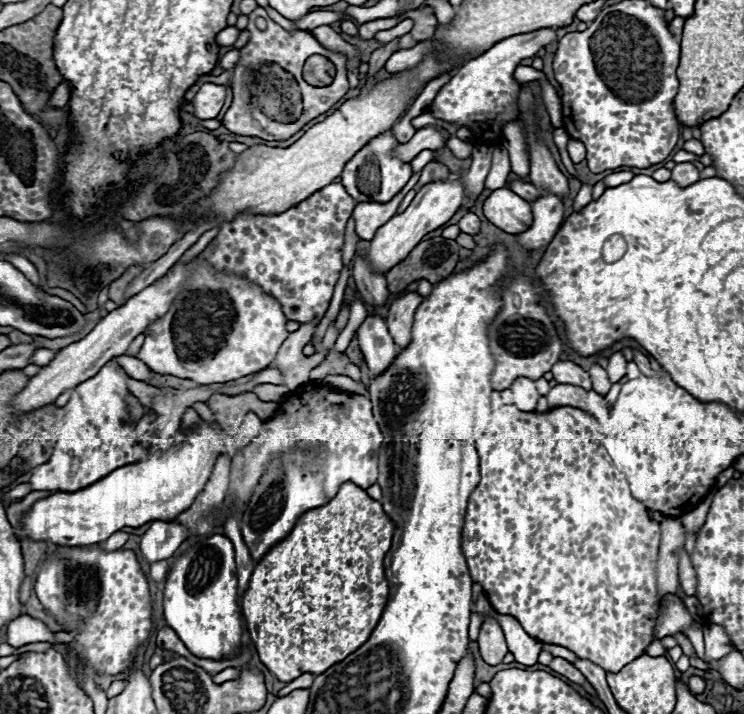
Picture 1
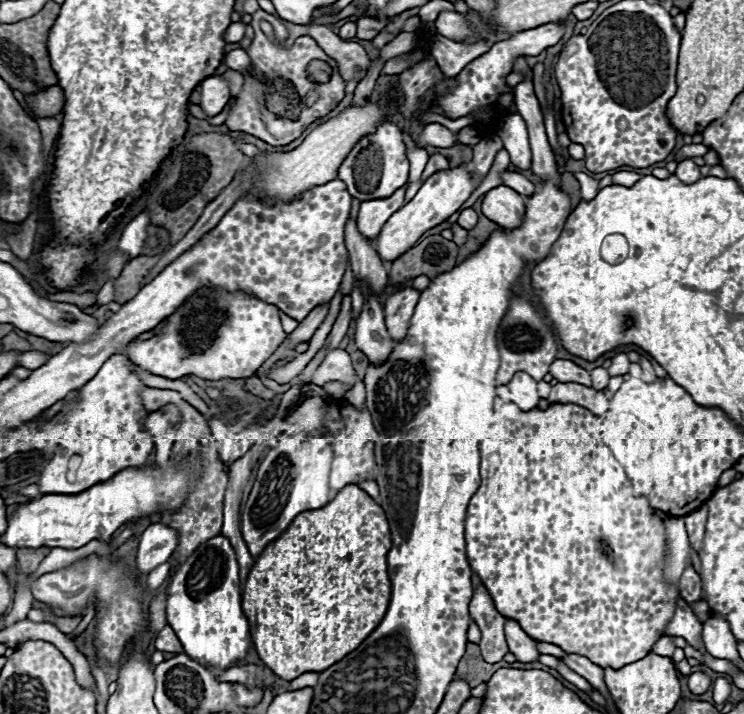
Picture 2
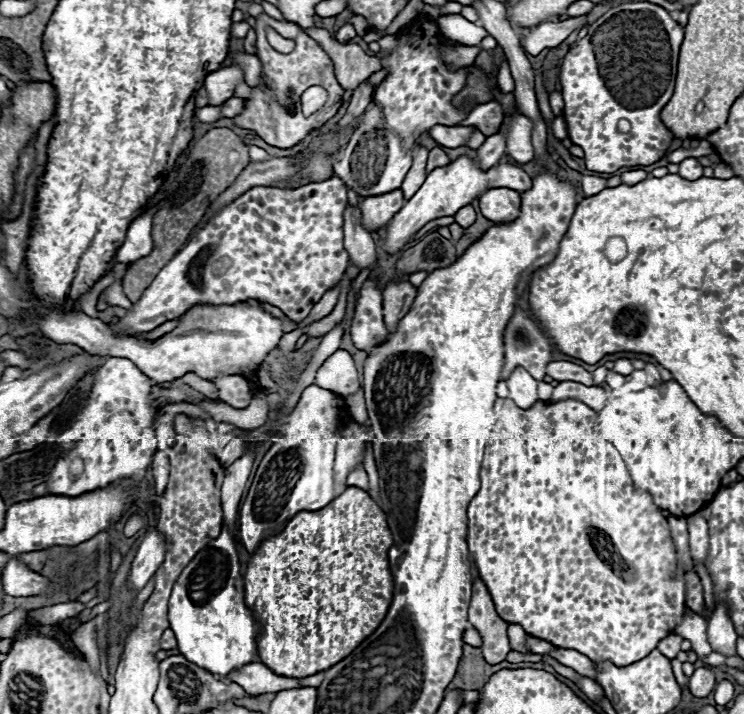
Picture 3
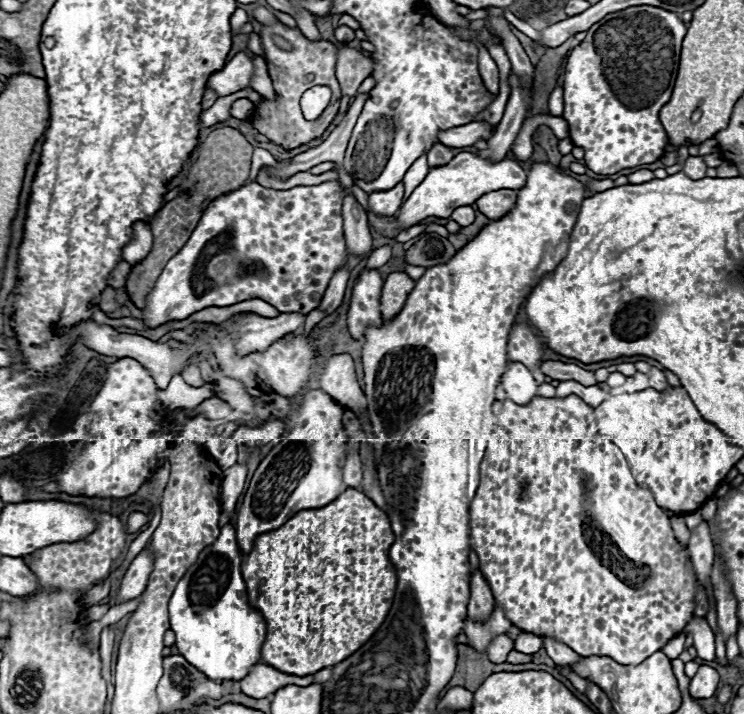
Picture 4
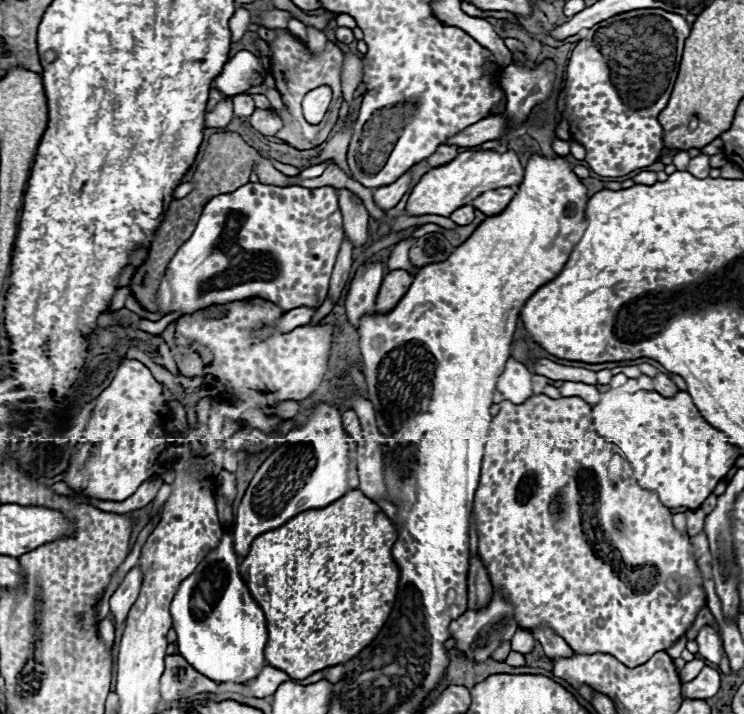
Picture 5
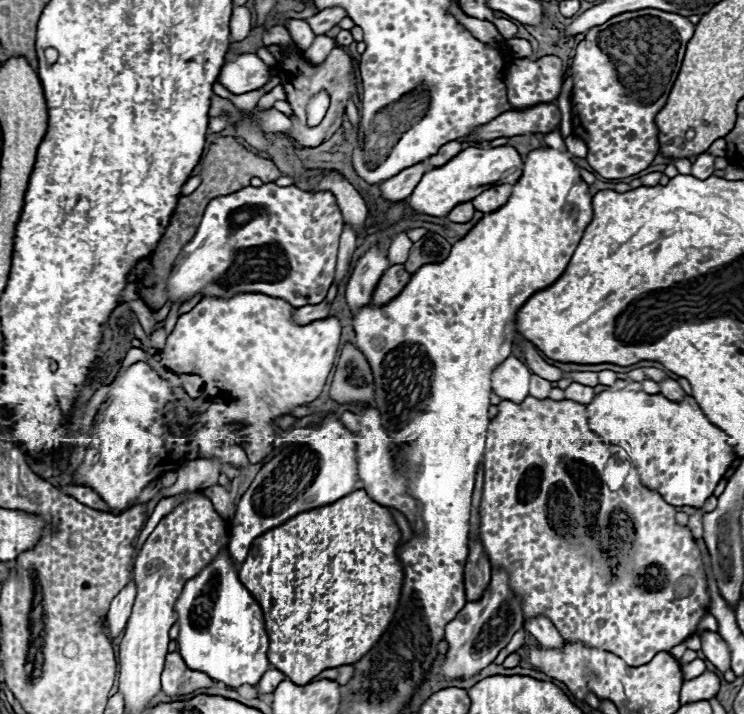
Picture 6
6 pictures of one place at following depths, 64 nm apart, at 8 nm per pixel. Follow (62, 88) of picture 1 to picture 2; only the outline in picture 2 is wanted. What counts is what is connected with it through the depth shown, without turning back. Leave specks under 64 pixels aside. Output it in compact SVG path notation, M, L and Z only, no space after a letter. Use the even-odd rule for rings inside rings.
M50 86L44 92L32 96L26 100L26 110L32 116L40 116L40 118L50 118L54 114L60 114L64 108L64 92L60 86Z

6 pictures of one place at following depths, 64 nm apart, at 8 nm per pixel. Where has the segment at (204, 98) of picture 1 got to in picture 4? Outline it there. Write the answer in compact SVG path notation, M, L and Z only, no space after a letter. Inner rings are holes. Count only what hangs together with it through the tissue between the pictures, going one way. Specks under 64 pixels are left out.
M238 52L222 70L214 72L208 78L208 88L214 90L218 98L230 96L248 86L250 74L252 74L250 56L246 52Z

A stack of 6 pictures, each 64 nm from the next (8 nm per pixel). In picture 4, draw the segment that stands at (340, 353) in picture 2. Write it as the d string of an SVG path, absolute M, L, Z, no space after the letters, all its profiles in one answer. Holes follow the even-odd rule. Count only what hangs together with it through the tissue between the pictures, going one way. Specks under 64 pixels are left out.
M334 354L330 360L326 360L318 382L320 388L342 406L354 412L366 410L366 398L356 378L354 360L348 354Z

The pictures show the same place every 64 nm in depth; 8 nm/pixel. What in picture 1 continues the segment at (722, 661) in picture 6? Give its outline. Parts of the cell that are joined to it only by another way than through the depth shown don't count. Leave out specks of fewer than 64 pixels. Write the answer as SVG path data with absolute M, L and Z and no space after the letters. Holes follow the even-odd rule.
M666 594L662 598L662 608L660 608L660 616L654 630L654 640L660 640L674 632L686 632L690 624L692 624L692 618L688 610L684 608L682 600L676 594Z

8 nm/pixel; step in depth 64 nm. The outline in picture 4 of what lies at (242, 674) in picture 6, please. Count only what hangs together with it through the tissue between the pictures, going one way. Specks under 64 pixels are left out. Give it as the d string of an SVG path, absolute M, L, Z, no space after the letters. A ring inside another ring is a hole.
M226 524L218 540L200 552L170 598L170 624L176 634L178 652L212 680L244 678L258 664L260 646L266 638L266 622L248 604L240 566L236 530L232 524Z

